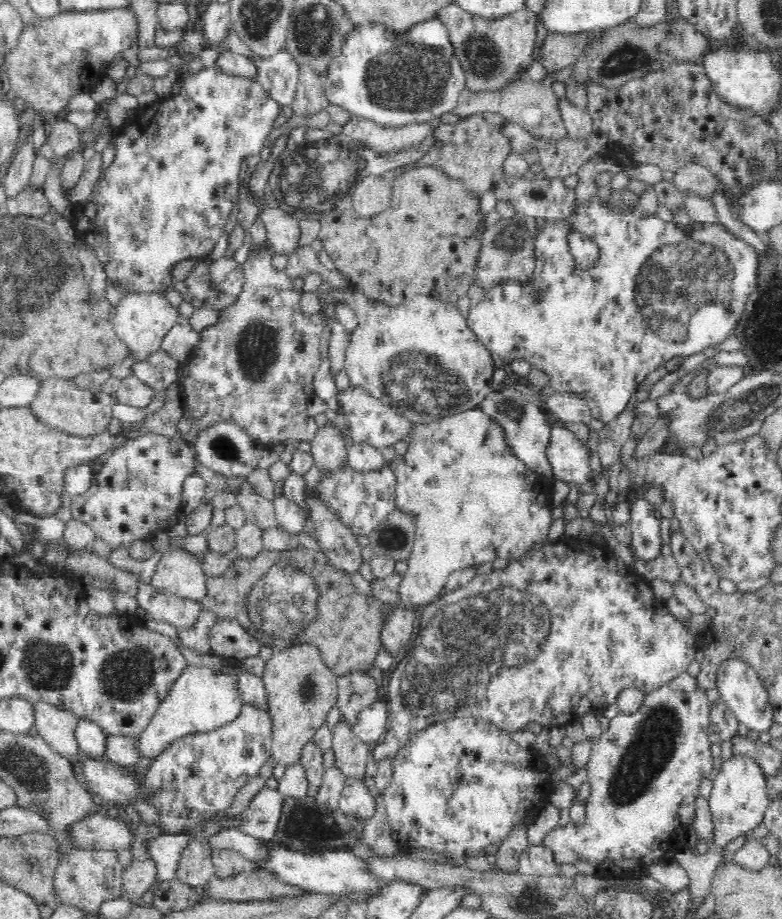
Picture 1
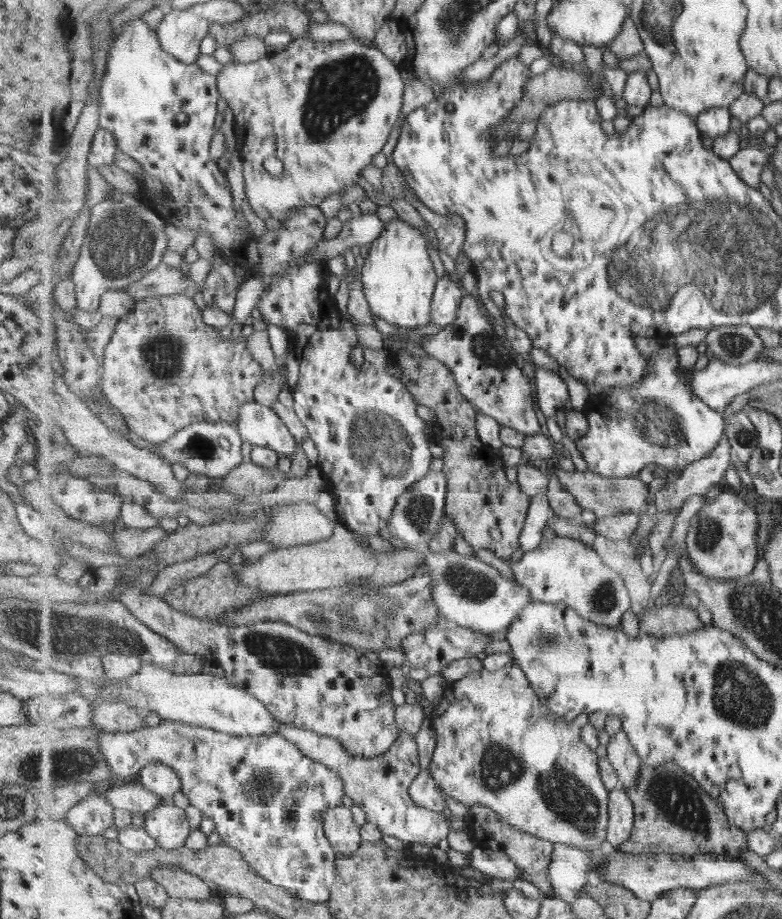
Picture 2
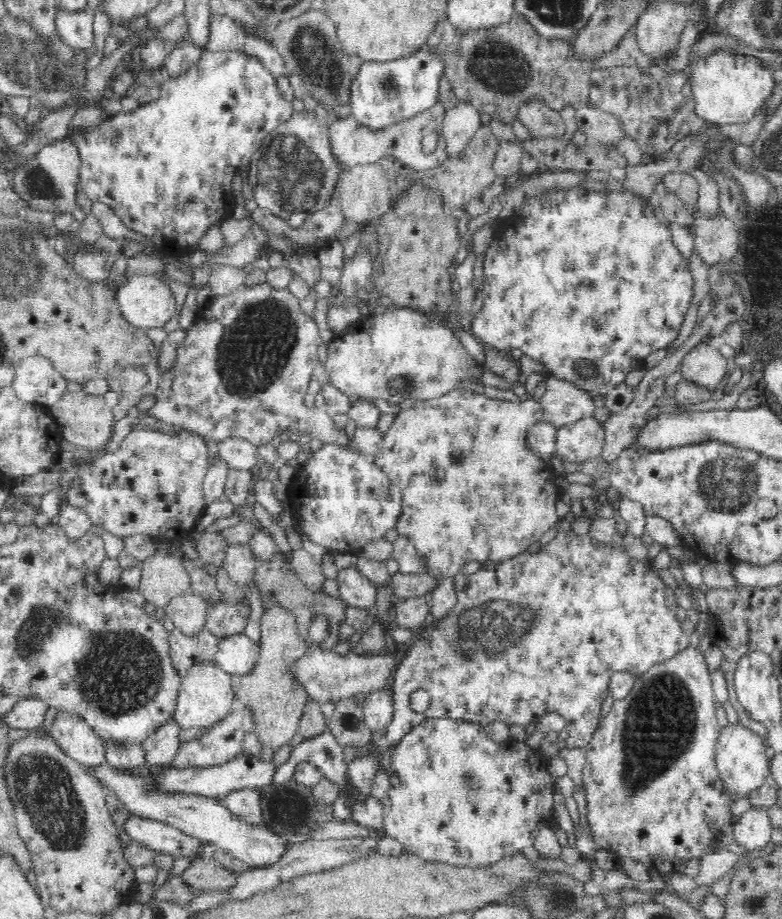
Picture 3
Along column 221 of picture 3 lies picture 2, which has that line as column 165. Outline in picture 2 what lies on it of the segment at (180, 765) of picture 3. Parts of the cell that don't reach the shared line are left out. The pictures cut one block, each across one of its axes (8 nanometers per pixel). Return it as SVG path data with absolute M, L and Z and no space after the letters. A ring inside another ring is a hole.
M161 719L156 727L147 726L131 732L112 733L101 730L100 752L105 754L105 760L107 760L107 764L112 768L114 776L127 776L127 774L129 776L139 775L144 766L153 762L161 762L176 769L182 782L182 792L188 797L190 804L200 808L204 816L214 822L221 842L225 842L227 846L231 846L237 852L241 852L243 860L247 860L249 866L255 872L259 872L267 882L289 890L289 893L296 897L320 903L329 902L332 894L332 886L336 883L337 875L339 874L336 864L336 859L339 855L335 852L328 838L326 840L319 840L319 826L324 826L324 818L329 809L343 804L343 796L346 794L344 780L332 768L329 768L328 765L321 764L320 761L314 761L312 757L301 753L301 750L295 744L292 744L288 738L281 736L279 733L273 733L271 735L233 736L229 733L217 732L216 729L203 728L203 726L190 726L189 724L185 724L185 722Z

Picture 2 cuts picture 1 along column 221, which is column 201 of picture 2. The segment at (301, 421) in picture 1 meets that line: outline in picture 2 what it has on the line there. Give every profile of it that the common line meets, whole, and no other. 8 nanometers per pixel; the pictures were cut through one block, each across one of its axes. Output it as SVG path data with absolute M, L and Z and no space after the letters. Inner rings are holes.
M149 296L149 298L141 300L141 302L136 302L135 308L125 316L120 317L115 328L115 334L113 334L111 342L107 345L105 360L103 360L104 364L101 366L101 390L103 390L108 402L116 407L126 418L130 430L133 430L139 437L147 441L160 444L186 426L197 424L198 421L212 421L213 424L217 424L217 421L226 421L229 424L237 425L238 420L241 419L241 407L257 400L255 392L257 392L257 384L261 384L262 377L266 374L265 368L253 358L251 352L225 352L223 350L223 342L219 340L221 336L219 336L219 332L215 332L217 328L205 324L203 312L204 310L199 310L199 308L183 308L183 296Z

